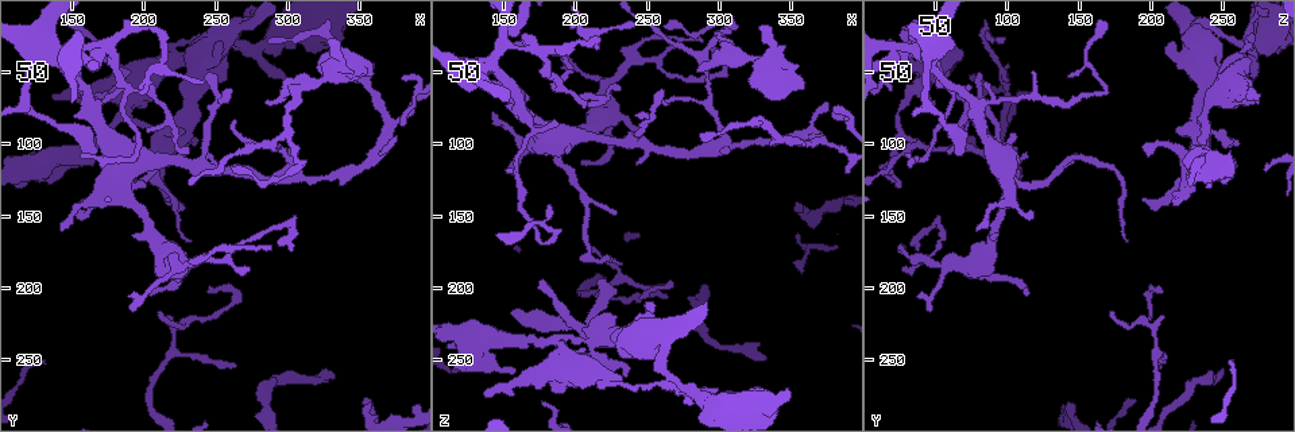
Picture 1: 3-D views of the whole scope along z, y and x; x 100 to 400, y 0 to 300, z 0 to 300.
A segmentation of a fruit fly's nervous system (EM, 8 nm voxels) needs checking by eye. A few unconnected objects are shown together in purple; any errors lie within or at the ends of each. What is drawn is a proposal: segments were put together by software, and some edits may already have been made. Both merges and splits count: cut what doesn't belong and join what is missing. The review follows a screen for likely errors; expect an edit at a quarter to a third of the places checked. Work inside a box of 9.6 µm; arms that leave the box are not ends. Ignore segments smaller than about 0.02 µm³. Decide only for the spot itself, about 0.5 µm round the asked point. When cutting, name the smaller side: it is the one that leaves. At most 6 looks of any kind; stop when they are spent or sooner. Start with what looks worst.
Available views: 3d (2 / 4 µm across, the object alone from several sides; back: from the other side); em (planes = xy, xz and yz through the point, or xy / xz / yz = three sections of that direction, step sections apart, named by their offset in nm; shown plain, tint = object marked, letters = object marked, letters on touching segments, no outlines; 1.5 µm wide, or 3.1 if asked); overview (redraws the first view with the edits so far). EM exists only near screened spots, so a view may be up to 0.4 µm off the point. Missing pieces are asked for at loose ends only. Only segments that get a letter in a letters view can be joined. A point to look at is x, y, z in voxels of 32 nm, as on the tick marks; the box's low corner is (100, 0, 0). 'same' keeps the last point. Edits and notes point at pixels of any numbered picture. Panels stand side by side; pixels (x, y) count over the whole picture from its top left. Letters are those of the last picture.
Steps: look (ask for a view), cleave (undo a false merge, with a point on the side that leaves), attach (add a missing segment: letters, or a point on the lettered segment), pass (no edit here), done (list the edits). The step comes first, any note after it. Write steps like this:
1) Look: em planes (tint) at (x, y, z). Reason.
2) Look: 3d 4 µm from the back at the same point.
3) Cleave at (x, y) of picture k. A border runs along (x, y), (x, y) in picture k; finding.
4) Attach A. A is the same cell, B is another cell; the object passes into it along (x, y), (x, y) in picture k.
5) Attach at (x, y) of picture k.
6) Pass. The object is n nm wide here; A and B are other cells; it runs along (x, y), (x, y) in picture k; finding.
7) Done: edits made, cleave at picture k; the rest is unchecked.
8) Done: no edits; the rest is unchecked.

Look: 3d 4 µm from the back at (260, 18, 240). Four arms meet.

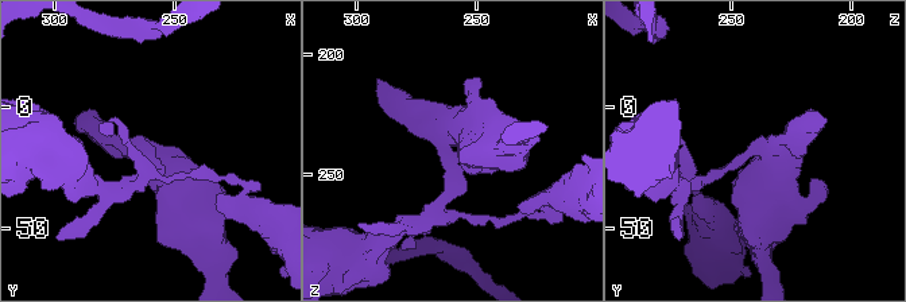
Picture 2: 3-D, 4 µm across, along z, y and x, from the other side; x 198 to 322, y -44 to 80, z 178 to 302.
Look: em xz step 4 (tint) at (262, 20, 237). 4 arms meet here; now the EM.

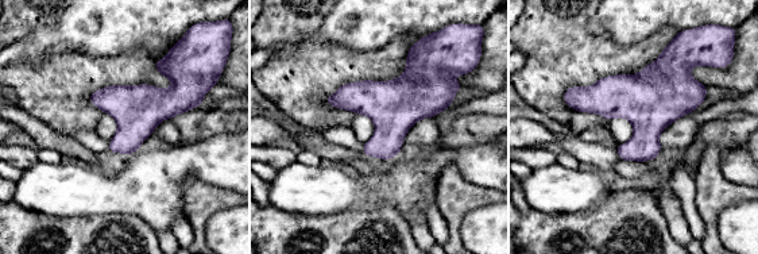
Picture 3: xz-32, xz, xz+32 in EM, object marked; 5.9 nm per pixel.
Look: em xz step 4 (letters) at the same point. See the neighbours.

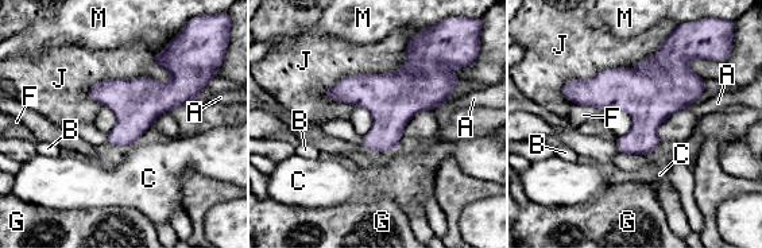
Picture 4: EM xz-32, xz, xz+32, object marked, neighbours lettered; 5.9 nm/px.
Pass. A, B, C, F, G, J and M are other cells; a border runs along (579, 105), (594, 105), (603, 112) in picture 4; continuous, no second cell.

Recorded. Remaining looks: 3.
Look: 3d 4 µm at (156, 142, 216). Free end.

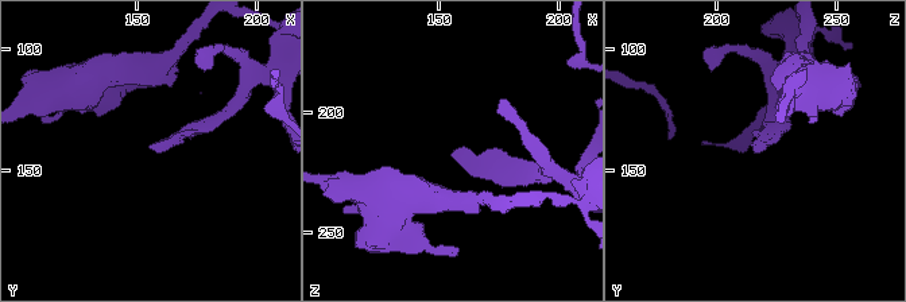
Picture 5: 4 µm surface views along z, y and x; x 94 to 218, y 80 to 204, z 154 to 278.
Look: em xz step 4 (tint) at (156, 143, 216).

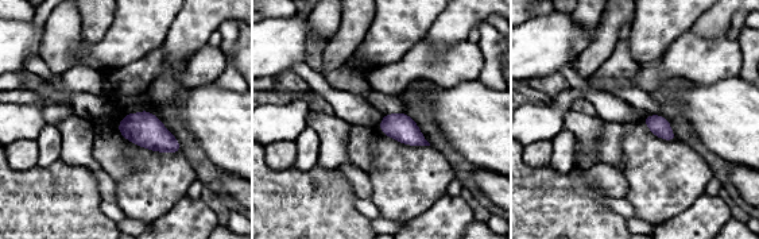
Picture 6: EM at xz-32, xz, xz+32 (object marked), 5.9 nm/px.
Look: em planes (letters) at the same point. Another direction.

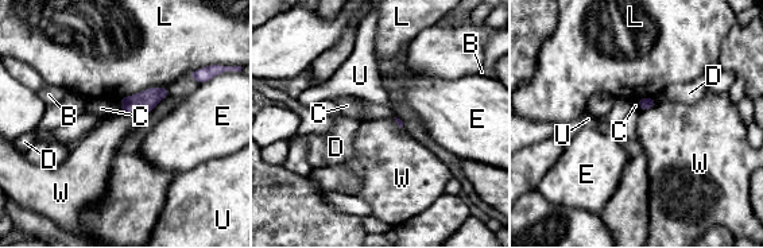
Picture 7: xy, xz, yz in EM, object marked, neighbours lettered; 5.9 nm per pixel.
Pass. B, C, D, E, L, U and W are other cells; a border runs along (121, 111), (139, 119) in picture 7; none of them fits.

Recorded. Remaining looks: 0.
Done: no edits; the rest is unchecked.

